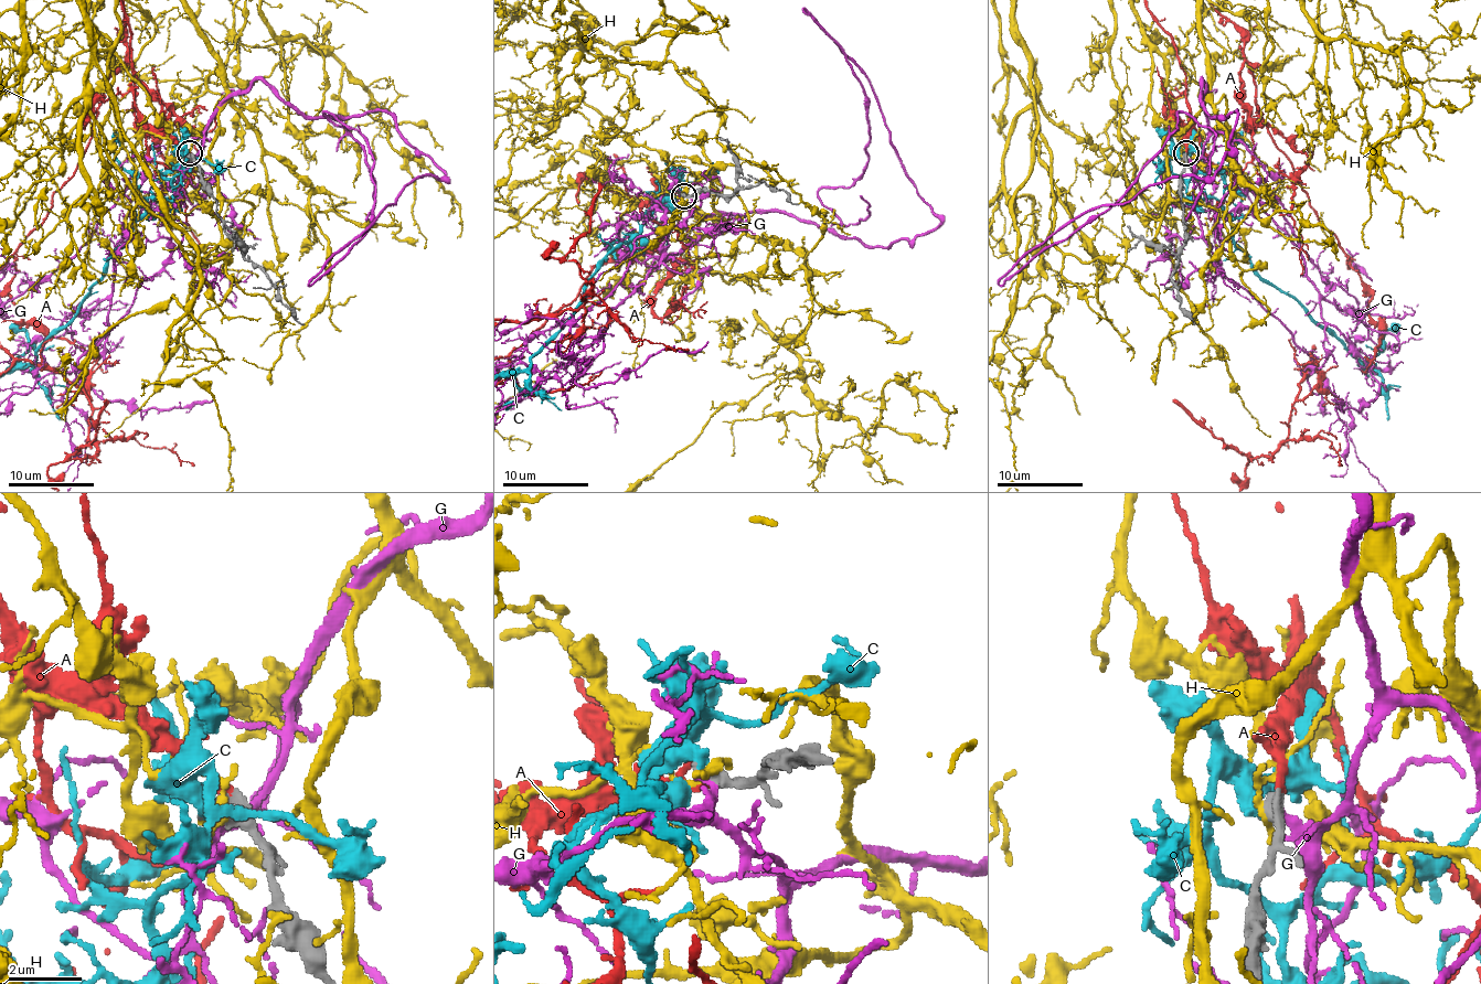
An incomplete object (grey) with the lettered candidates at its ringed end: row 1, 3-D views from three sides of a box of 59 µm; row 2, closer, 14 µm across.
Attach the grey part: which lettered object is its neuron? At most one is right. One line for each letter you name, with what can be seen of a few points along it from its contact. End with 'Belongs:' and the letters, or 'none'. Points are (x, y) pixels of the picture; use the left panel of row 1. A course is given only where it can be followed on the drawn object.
Belongs: A

